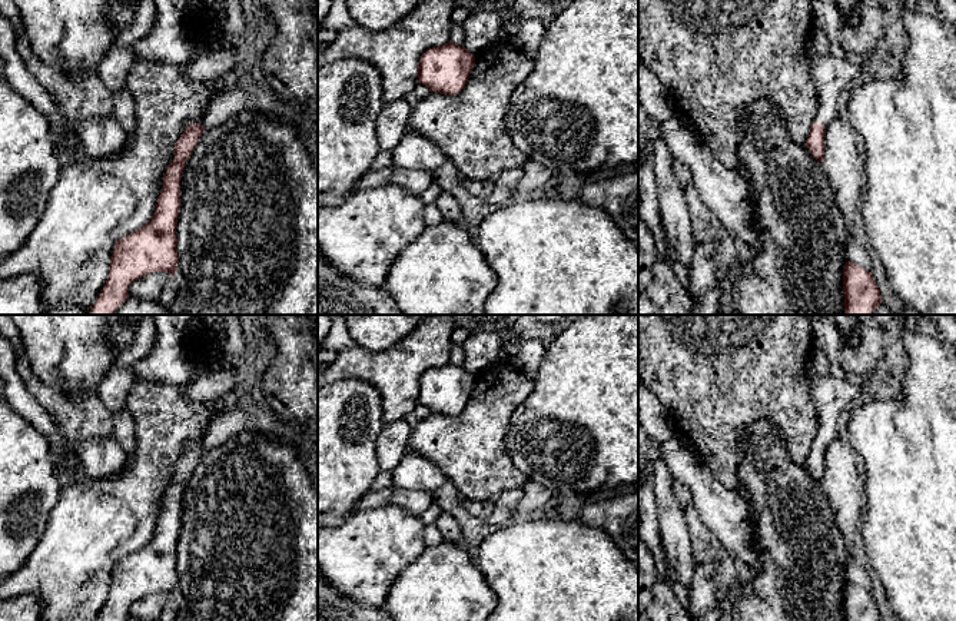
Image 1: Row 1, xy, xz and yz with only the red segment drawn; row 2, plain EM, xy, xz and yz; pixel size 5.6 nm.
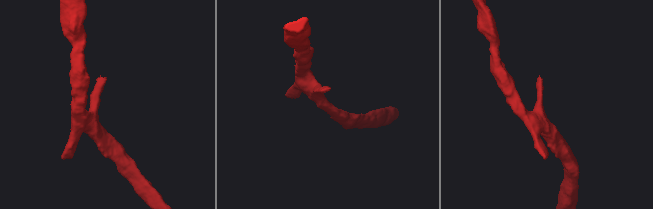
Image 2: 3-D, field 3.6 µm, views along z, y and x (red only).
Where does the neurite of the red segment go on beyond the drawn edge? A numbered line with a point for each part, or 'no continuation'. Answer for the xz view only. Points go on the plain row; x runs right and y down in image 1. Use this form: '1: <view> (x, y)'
no continuation

